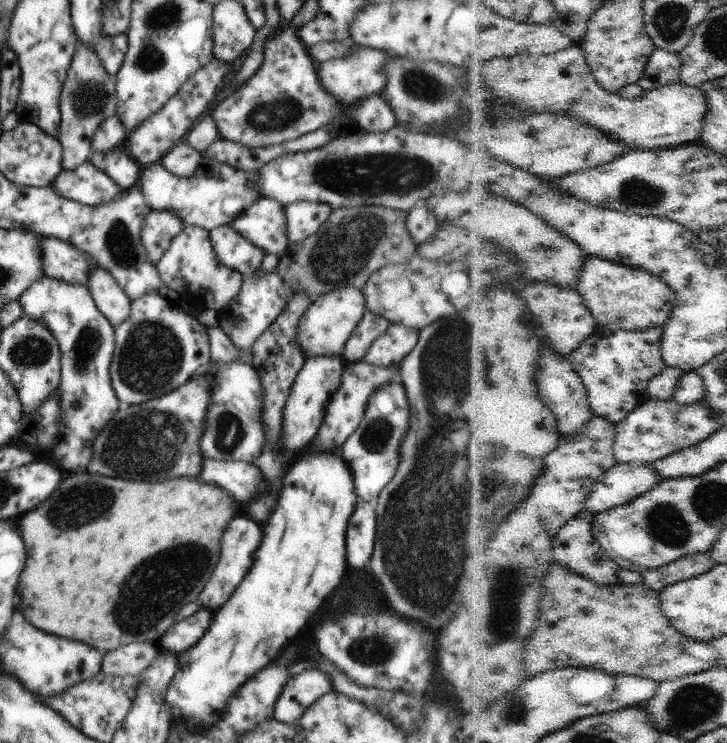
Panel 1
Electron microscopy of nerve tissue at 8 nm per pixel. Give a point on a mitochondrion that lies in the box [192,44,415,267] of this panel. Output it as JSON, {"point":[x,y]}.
{"point":[279,113]}

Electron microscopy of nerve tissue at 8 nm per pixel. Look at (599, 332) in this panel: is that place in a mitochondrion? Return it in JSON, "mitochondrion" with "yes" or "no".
{"mitochondrion":"no"}

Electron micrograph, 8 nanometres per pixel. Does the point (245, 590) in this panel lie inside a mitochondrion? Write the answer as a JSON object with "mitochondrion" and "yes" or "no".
{"mitochondrion":"no"}

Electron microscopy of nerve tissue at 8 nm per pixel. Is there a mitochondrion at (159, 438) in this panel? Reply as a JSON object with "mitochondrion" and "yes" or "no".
{"mitochondrion":"yes"}

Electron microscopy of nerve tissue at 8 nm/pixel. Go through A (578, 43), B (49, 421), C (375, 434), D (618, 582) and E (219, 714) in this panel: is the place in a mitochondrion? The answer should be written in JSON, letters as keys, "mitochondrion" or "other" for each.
{"A":"other","B":"other","C":"mitochondrion","D":"other","E":"other"}

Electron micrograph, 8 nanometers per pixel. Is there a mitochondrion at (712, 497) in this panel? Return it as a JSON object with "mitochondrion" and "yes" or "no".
{"mitochondrion":"yes"}

